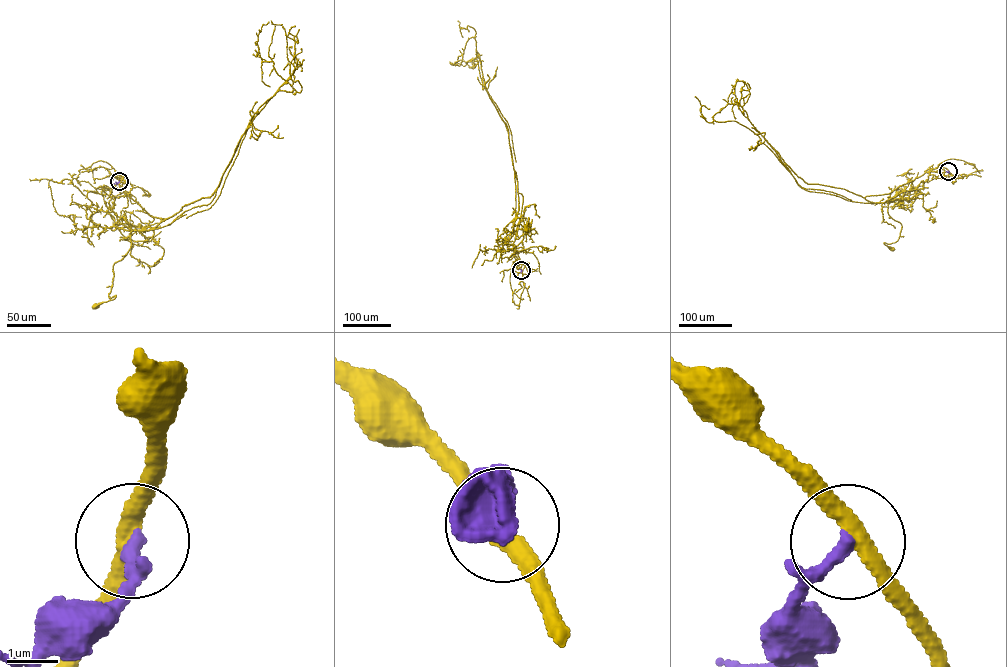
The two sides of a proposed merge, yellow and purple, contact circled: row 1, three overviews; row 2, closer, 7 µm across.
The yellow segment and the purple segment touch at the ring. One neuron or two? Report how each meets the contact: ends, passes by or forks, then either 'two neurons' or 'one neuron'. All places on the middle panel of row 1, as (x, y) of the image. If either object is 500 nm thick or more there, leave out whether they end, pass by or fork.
yellow passes by; purple ends there; two neurons

